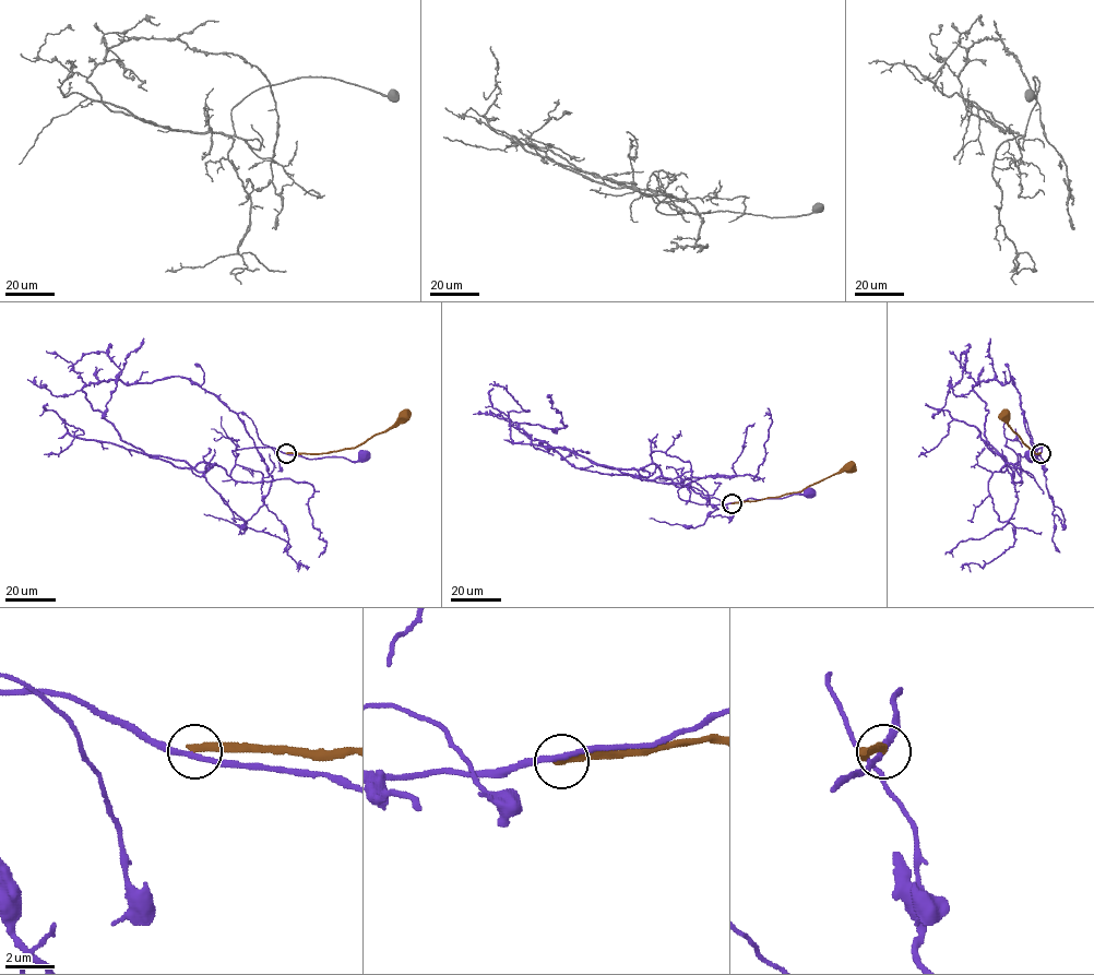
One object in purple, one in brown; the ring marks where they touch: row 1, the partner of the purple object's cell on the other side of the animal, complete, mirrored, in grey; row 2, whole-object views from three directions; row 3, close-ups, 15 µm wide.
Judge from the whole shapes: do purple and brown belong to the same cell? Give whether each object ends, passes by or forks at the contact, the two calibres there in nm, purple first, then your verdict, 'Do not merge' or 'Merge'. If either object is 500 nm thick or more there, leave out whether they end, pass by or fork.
At the ring purple passes by. At the ring brown ends. Thickness 240 nm (purple) against 300 nm. Do not merge

